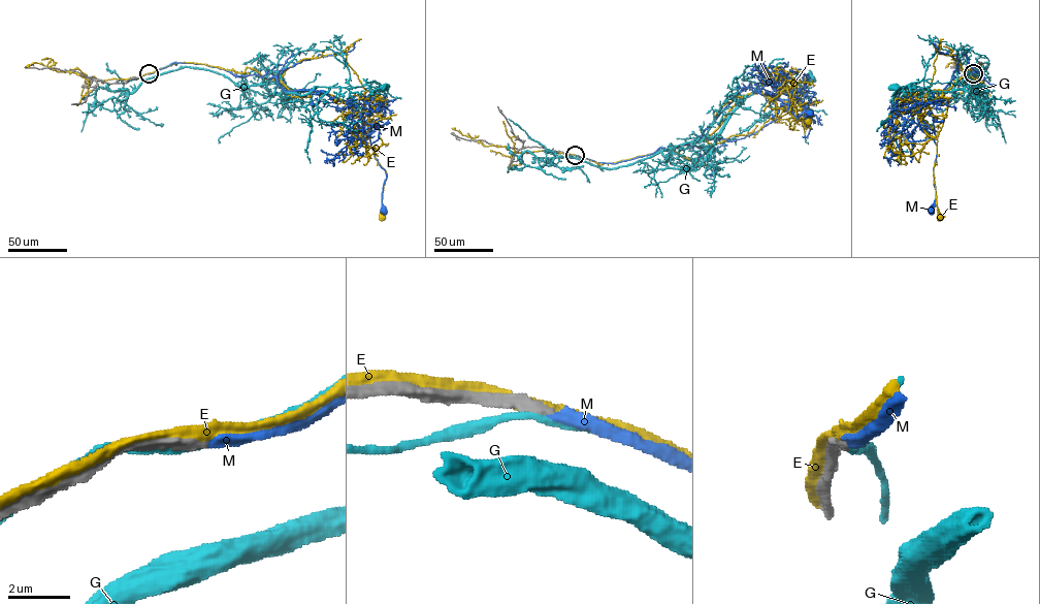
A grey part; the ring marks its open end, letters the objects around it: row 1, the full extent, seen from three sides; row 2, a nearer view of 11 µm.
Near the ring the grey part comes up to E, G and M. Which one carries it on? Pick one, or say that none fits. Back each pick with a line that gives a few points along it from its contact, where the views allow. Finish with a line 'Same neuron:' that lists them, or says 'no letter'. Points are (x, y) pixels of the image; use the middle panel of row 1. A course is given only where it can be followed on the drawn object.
M: course (575, 155), (616, 163), (686, 145), (748, 87), (779, 99), (798, 119), (810, 113)
Same neuron: M

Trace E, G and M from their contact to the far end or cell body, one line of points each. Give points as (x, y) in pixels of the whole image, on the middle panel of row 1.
E: (573, 155), (603, 164), (669, 151), (703, 163), (707, 137), (750, 94), (808, 122)
G: (575, 155), (549, 158), (626, 166), (714, 136), (764, 83), (805, 92), (800, 80), (811, 77)
M: (575, 155), (616, 163), (686, 145), (748, 87), (779, 99), (798, 119), (810, 113)

